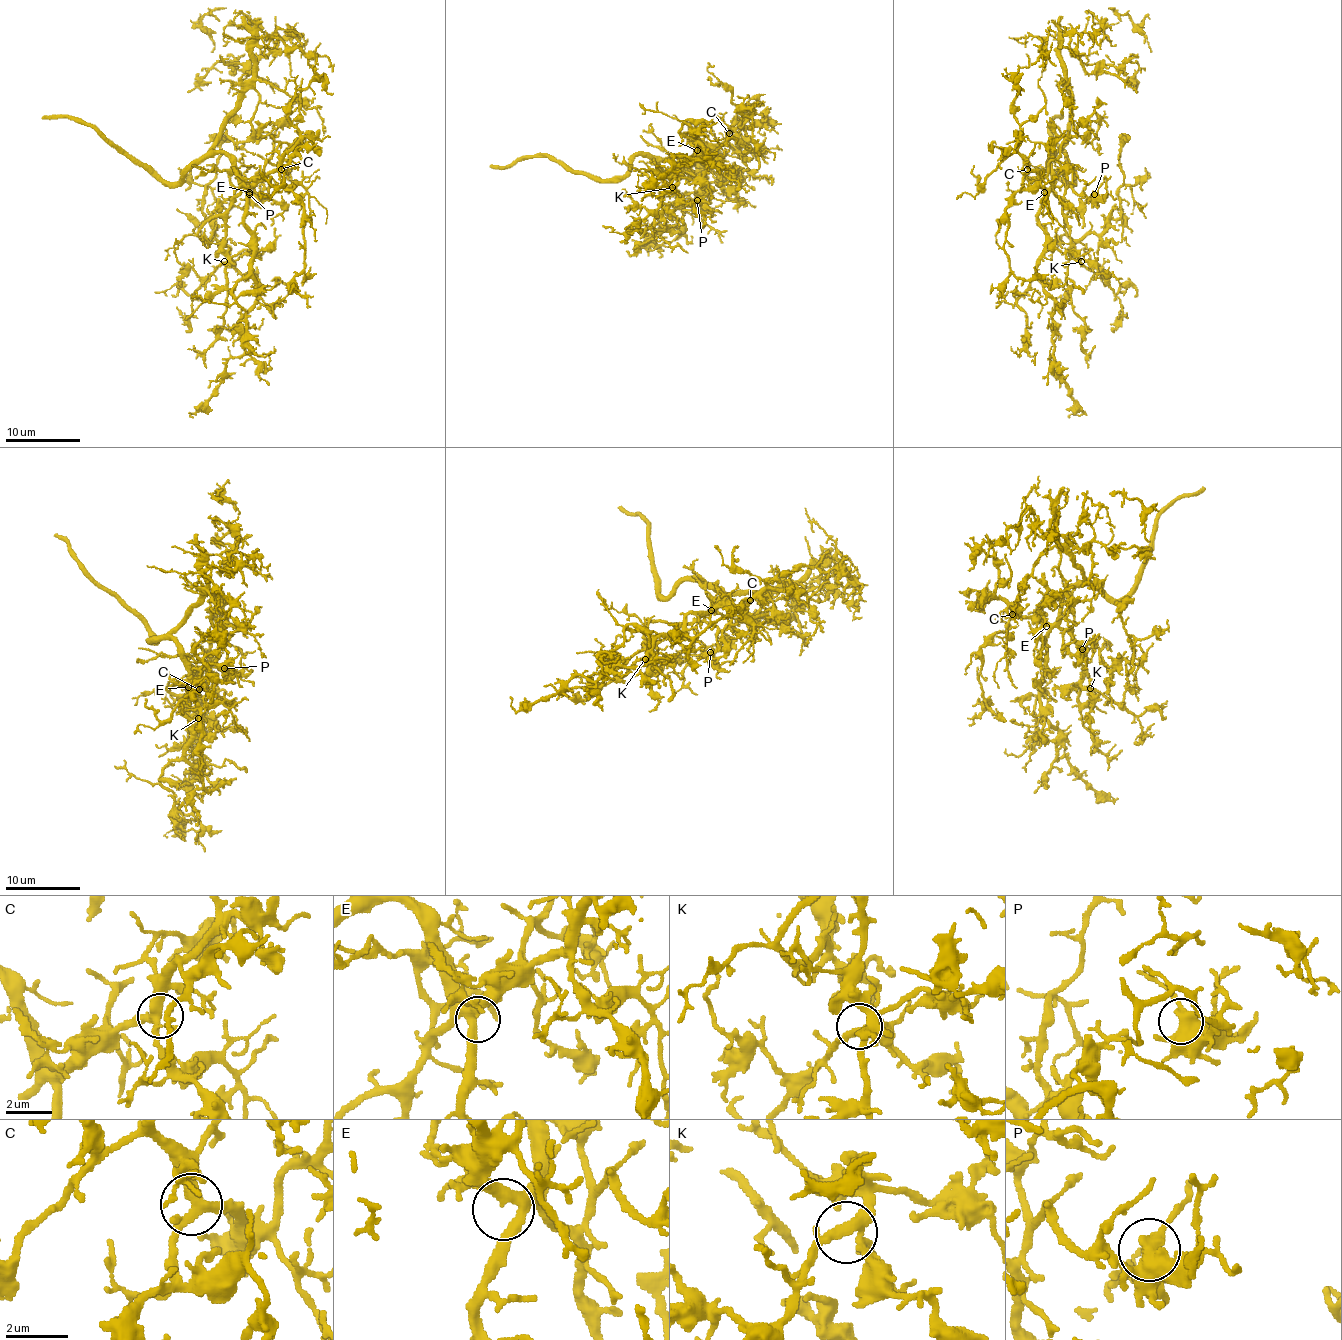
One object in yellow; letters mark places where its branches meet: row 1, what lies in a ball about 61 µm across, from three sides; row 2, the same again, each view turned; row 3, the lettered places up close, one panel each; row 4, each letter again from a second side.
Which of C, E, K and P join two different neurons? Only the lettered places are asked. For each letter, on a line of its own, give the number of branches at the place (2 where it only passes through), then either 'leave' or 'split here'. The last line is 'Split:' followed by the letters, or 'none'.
C: branches 4; leave
E: branches 4; leave
K: branches 4; leave
P: branches 3; leave
Split: none

